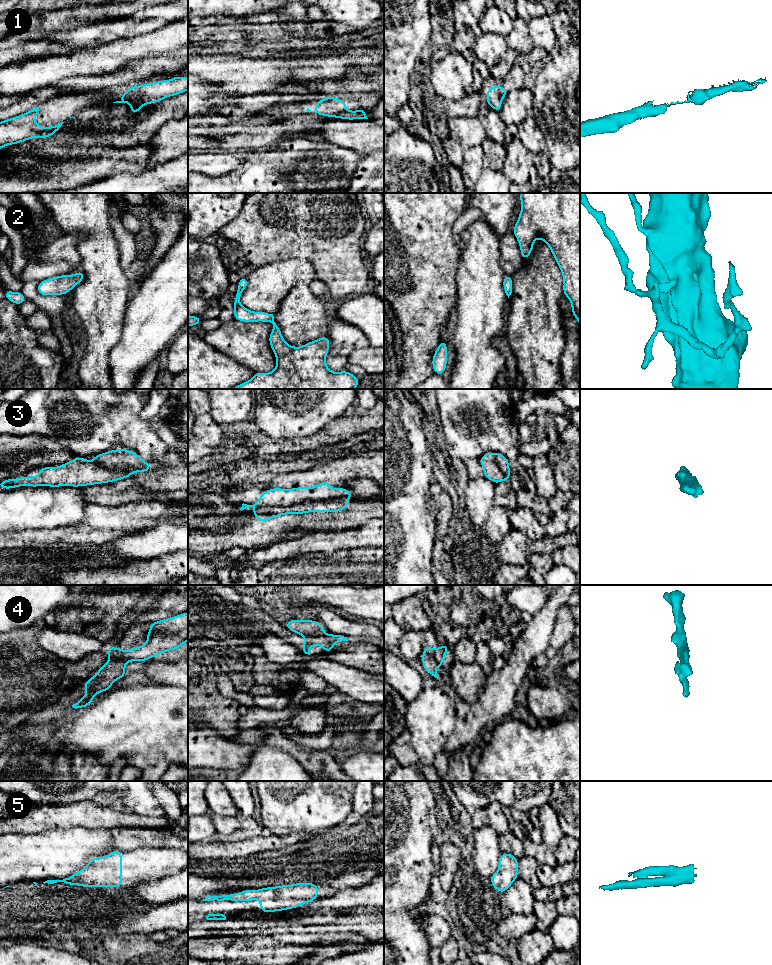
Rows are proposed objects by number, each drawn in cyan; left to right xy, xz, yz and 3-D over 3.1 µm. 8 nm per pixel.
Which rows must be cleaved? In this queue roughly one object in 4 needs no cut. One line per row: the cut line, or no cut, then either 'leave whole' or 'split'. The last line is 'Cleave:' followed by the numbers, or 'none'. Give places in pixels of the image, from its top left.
1: cut xy (132, 88), (147, 102); split
2: cut none; leave whole
3: cut xz (346, 500), (331, 498), (282, 506), (256, 507); split
4: cut xy (111, 657), (116, 657), (126, 662); split
5: cut none; leave whole
Cleave: 1, 3, 4

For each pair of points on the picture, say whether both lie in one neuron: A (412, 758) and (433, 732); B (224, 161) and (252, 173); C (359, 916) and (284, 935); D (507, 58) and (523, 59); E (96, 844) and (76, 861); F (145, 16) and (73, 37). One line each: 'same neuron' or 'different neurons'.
A: different neurons
B: different neurons
C: same neuron
D: different neurons
E: same neuron
F: same neuron

